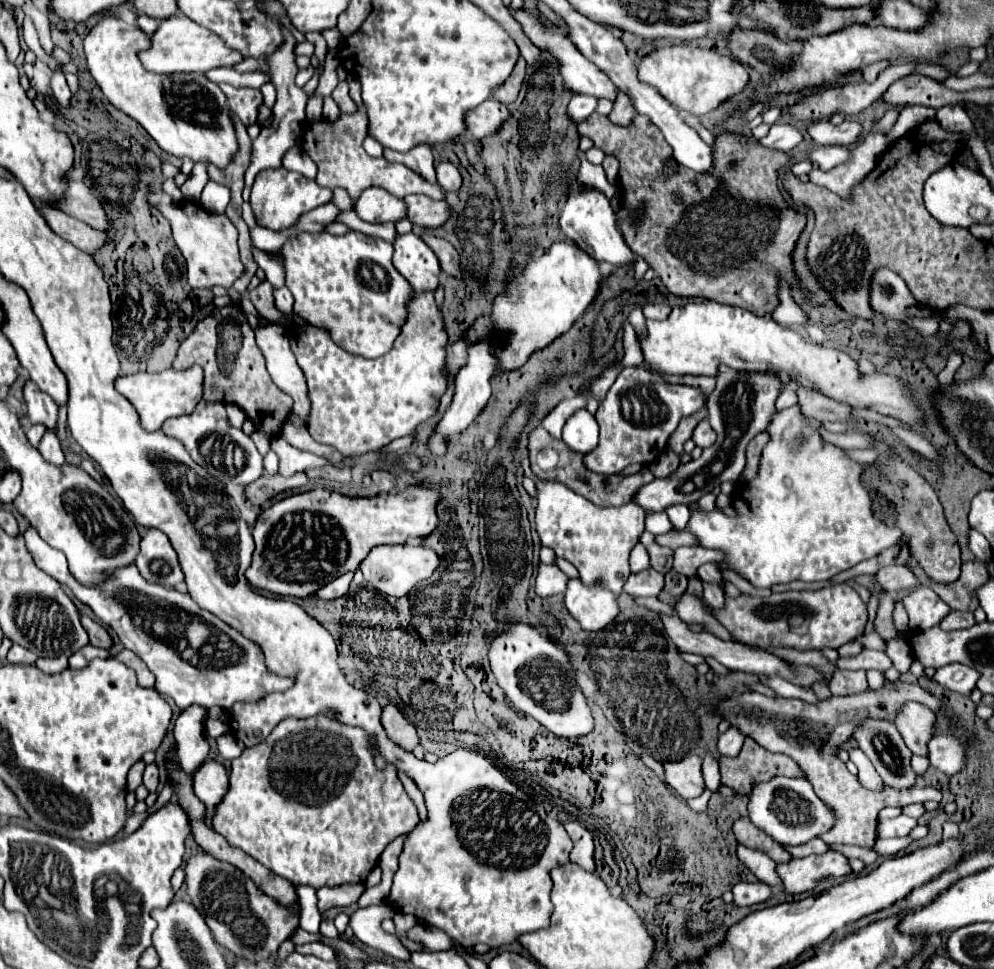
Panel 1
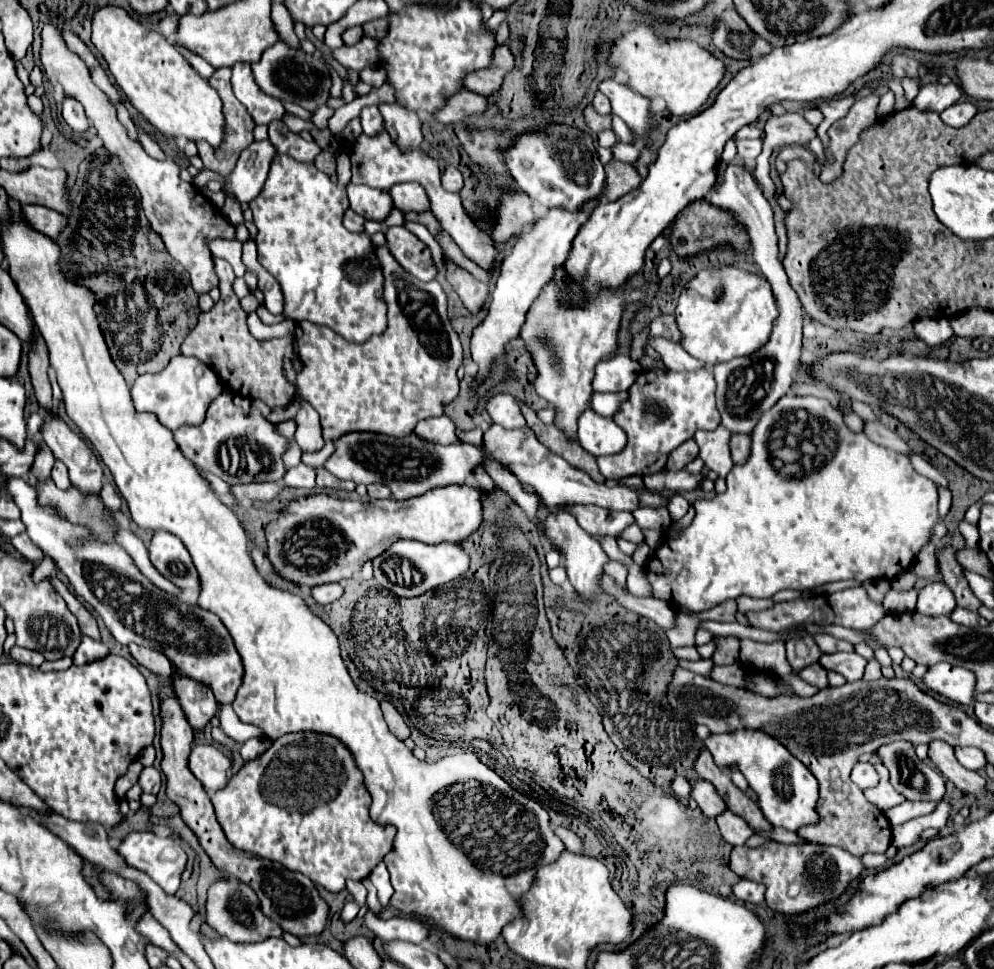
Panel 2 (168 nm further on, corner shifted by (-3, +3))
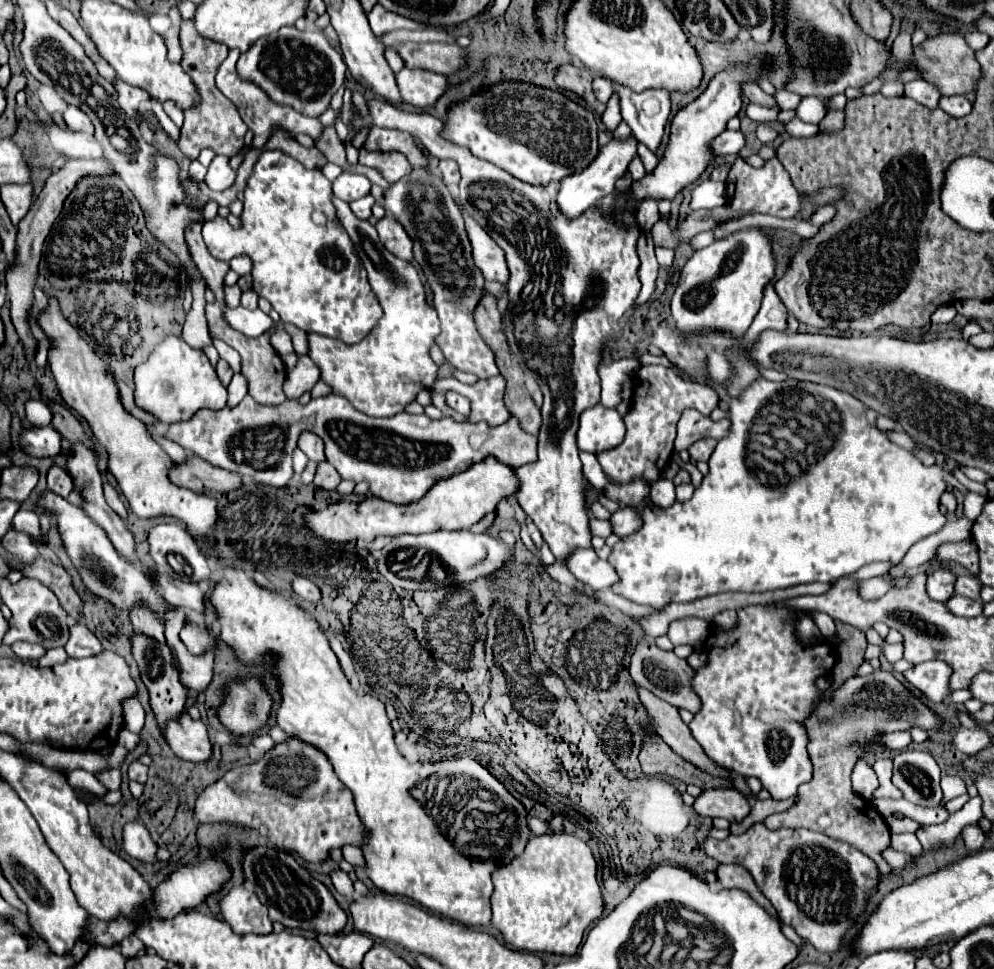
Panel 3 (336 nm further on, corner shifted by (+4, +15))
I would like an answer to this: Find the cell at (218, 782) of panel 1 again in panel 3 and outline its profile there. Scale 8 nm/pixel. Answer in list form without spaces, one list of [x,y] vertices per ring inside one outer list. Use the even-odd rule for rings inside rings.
[[[182,712],[178,720],[168,722],[162,730],[162,736],[172,752],[182,760],[206,762],[212,754],[206,726],[202,720],[192,720],[186,712]]]

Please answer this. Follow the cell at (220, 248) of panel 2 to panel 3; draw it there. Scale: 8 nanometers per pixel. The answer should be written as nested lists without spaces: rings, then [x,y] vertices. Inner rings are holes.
[[[264,150],[254,164],[244,188],[242,226],[232,228],[226,218],[217,215],[207,221],[202,230],[210,254],[218,260],[230,262],[234,256],[248,256],[252,260],[252,290],[266,298],[286,324],[298,326],[304,332],[318,332],[330,338],[340,338],[346,344],[356,344],[366,338],[382,318],[382,306],[372,292],[367,272],[360,258],[354,254],[350,236],[340,228],[336,210],[330,202],[330,180],[320,170],[306,170],[298,160],[280,152]]]

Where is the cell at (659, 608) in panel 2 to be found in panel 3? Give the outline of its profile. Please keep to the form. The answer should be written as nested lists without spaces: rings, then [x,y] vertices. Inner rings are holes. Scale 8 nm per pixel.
[[[592,548],[574,550],[566,558],[564,566],[576,576],[576,580],[588,584],[592,590],[610,588],[618,582],[618,574],[614,572],[614,568],[606,560],[600,560]]]

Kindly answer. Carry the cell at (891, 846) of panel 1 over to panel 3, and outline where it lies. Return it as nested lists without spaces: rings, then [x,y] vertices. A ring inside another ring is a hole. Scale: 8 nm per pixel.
[[[942,776],[942,782],[944,782],[944,802],[960,794],[966,794],[966,784],[960,776]]]

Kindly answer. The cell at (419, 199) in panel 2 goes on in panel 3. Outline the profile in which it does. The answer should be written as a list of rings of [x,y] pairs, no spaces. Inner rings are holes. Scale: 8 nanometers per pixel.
[[[360,148],[358,164],[376,168],[390,184],[398,182],[402,176],[406,176],[412,170],[410,162],[400,152],[370,152],[366,148]]]

